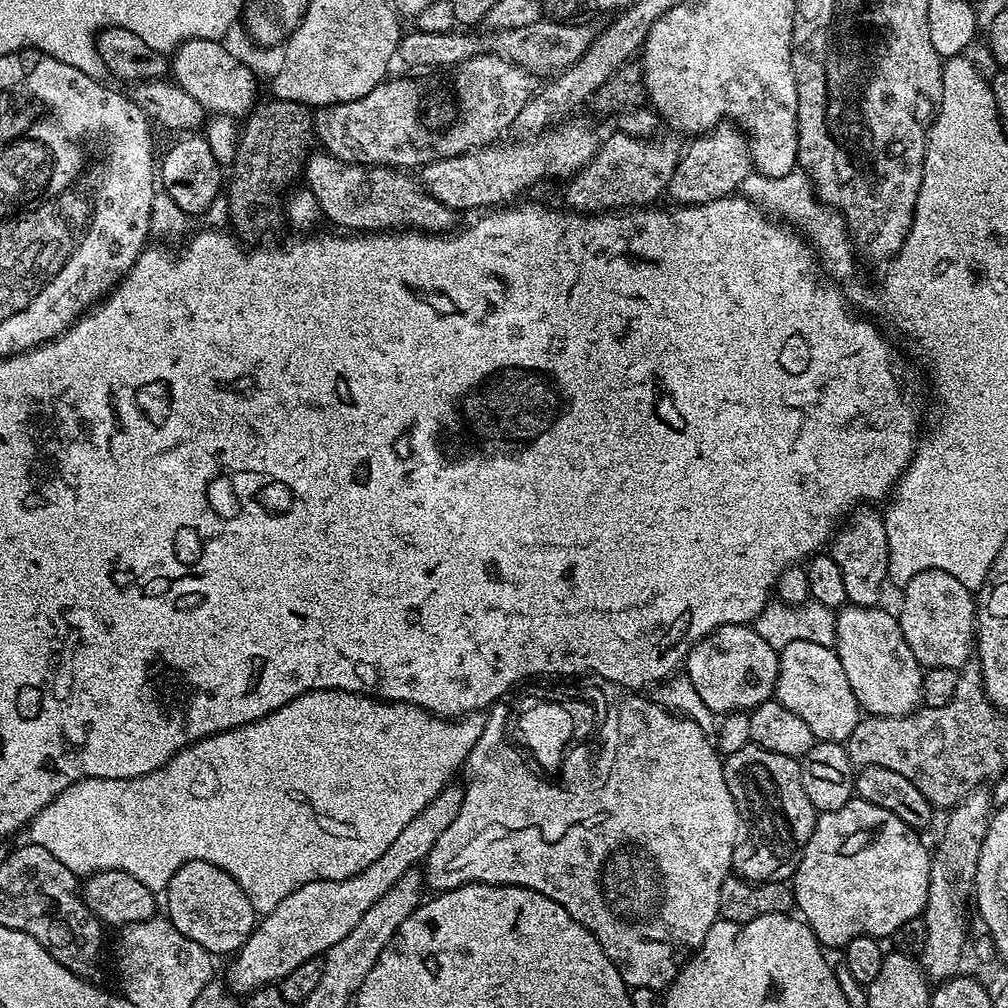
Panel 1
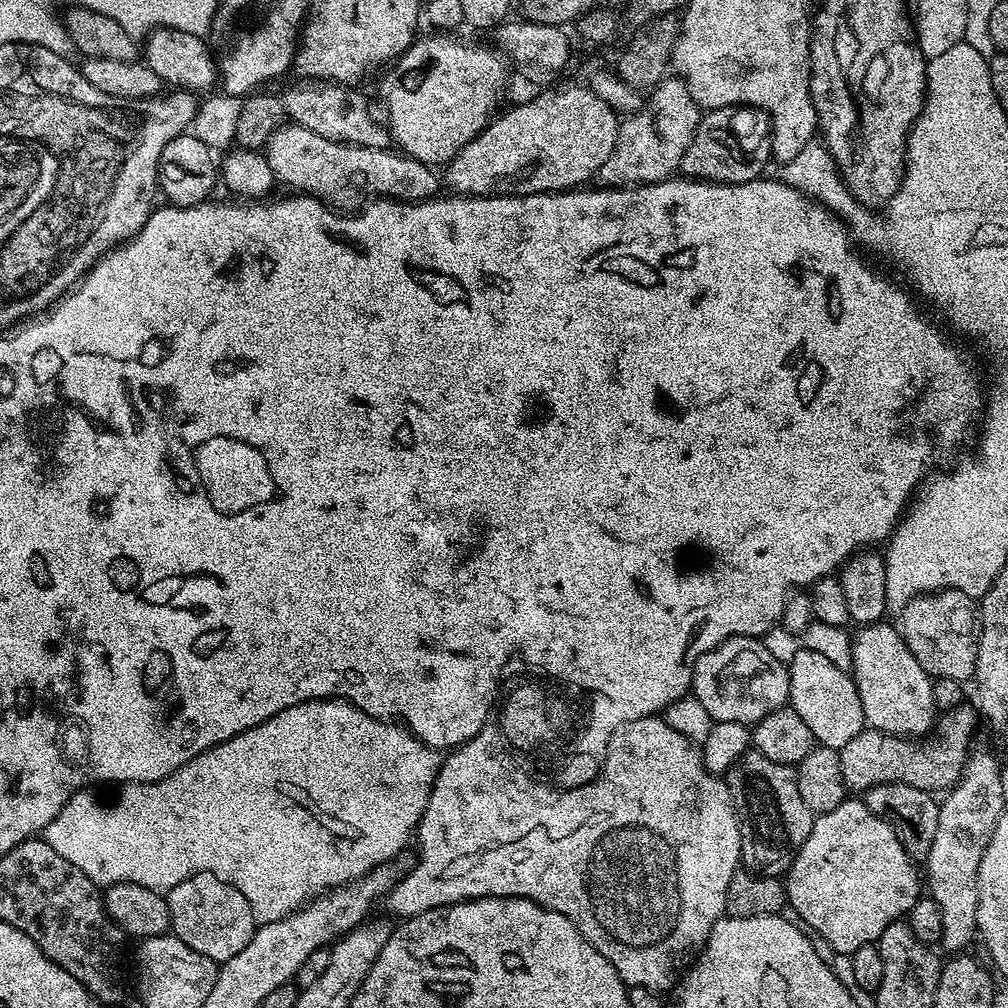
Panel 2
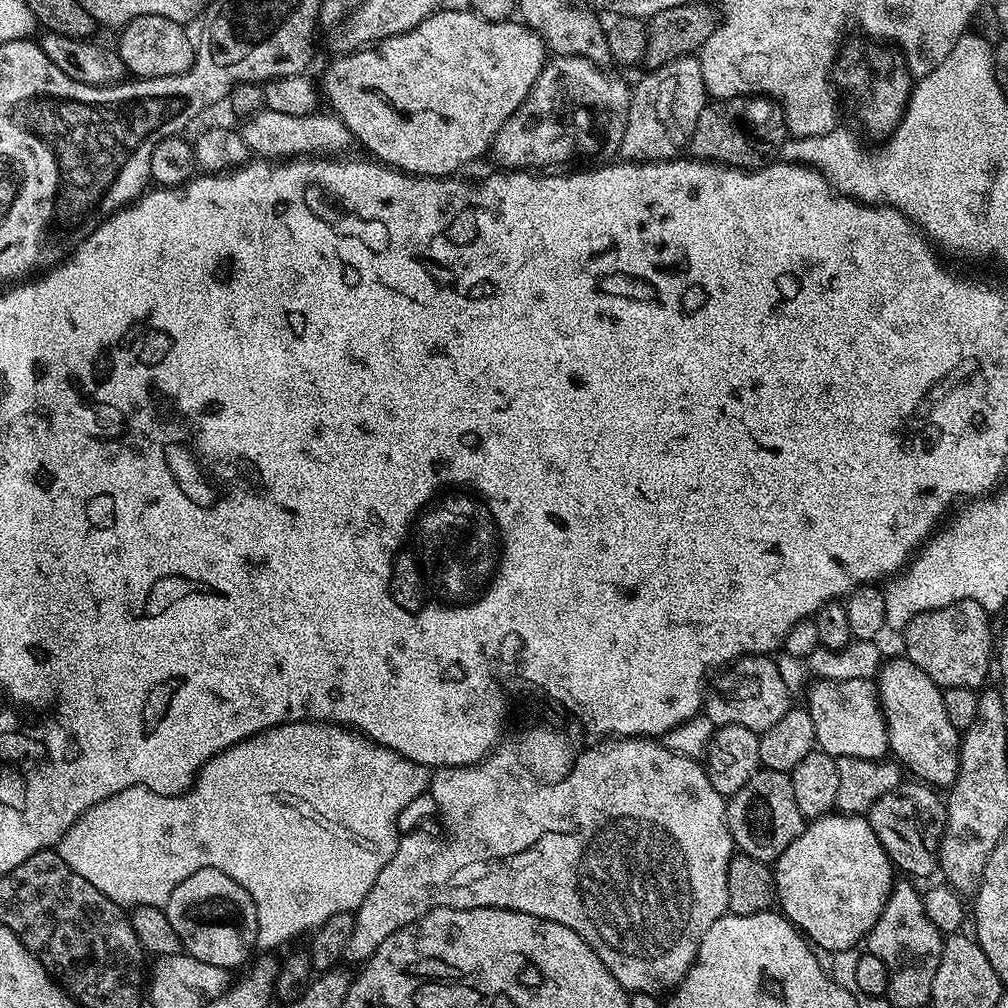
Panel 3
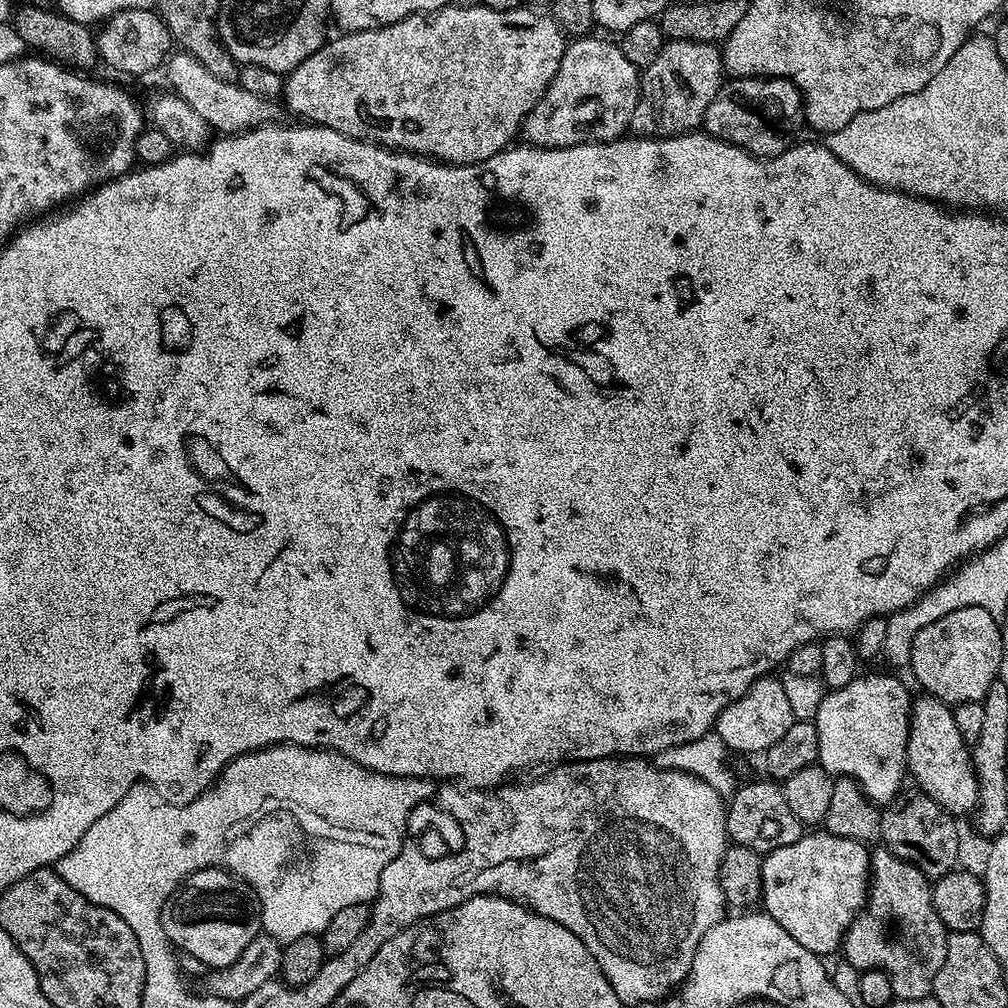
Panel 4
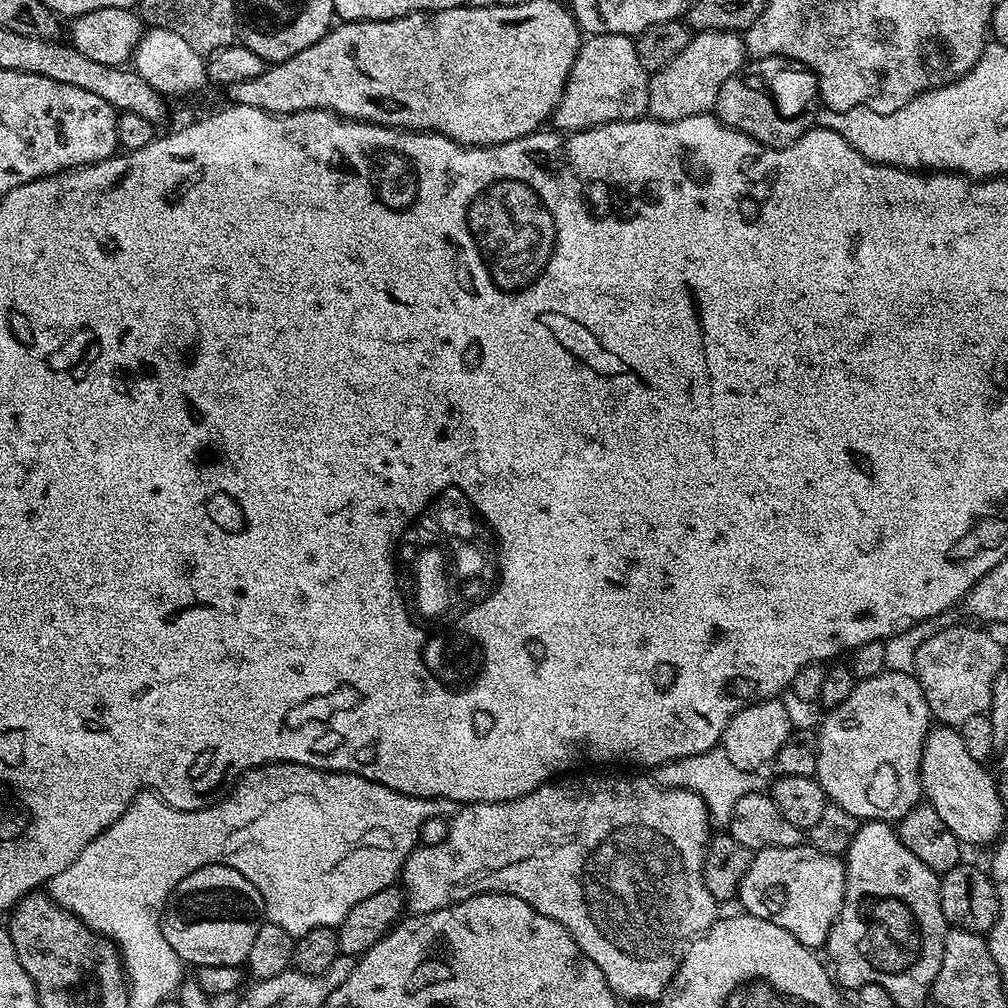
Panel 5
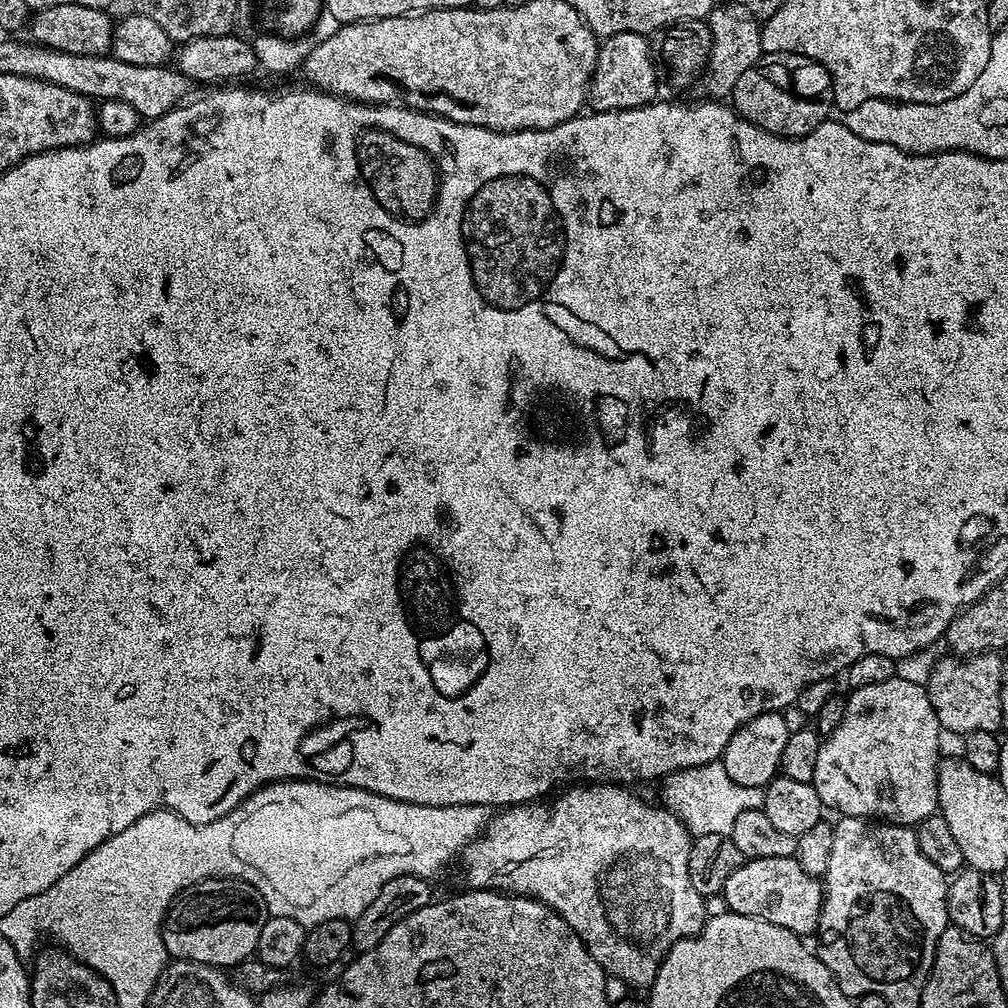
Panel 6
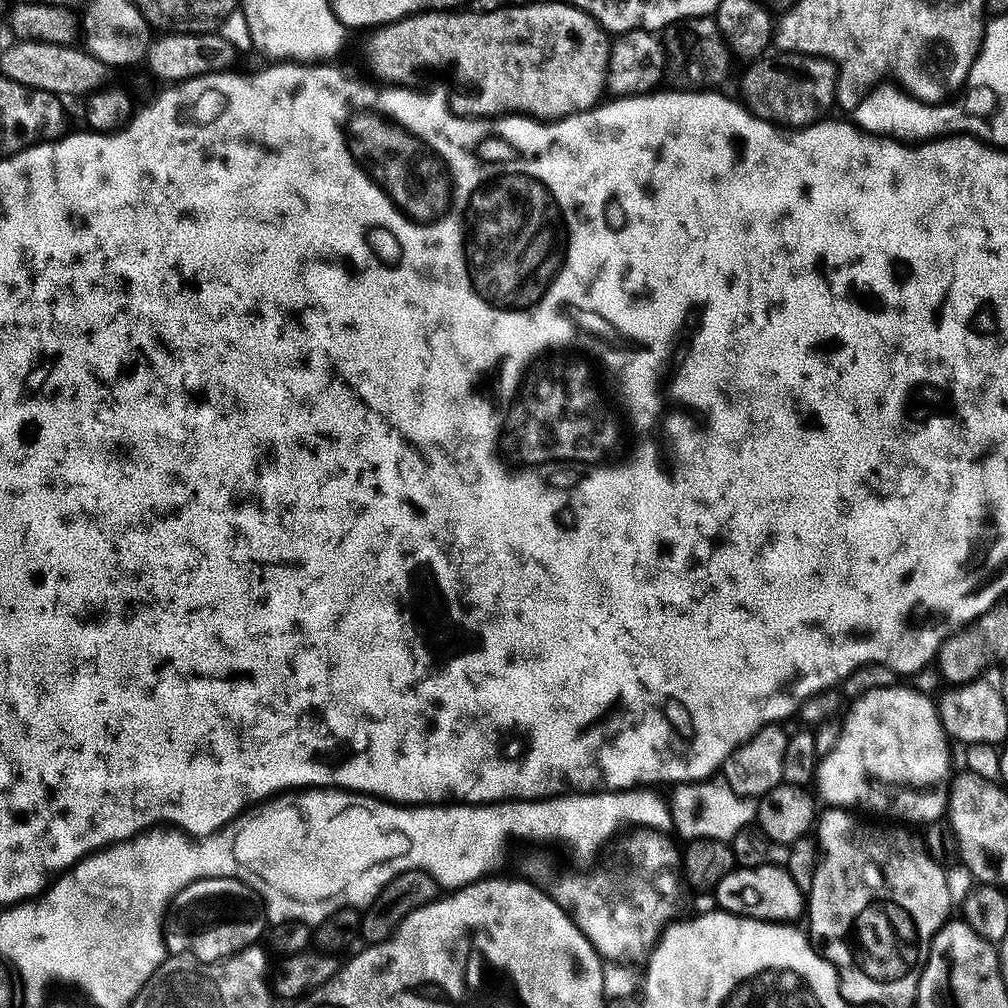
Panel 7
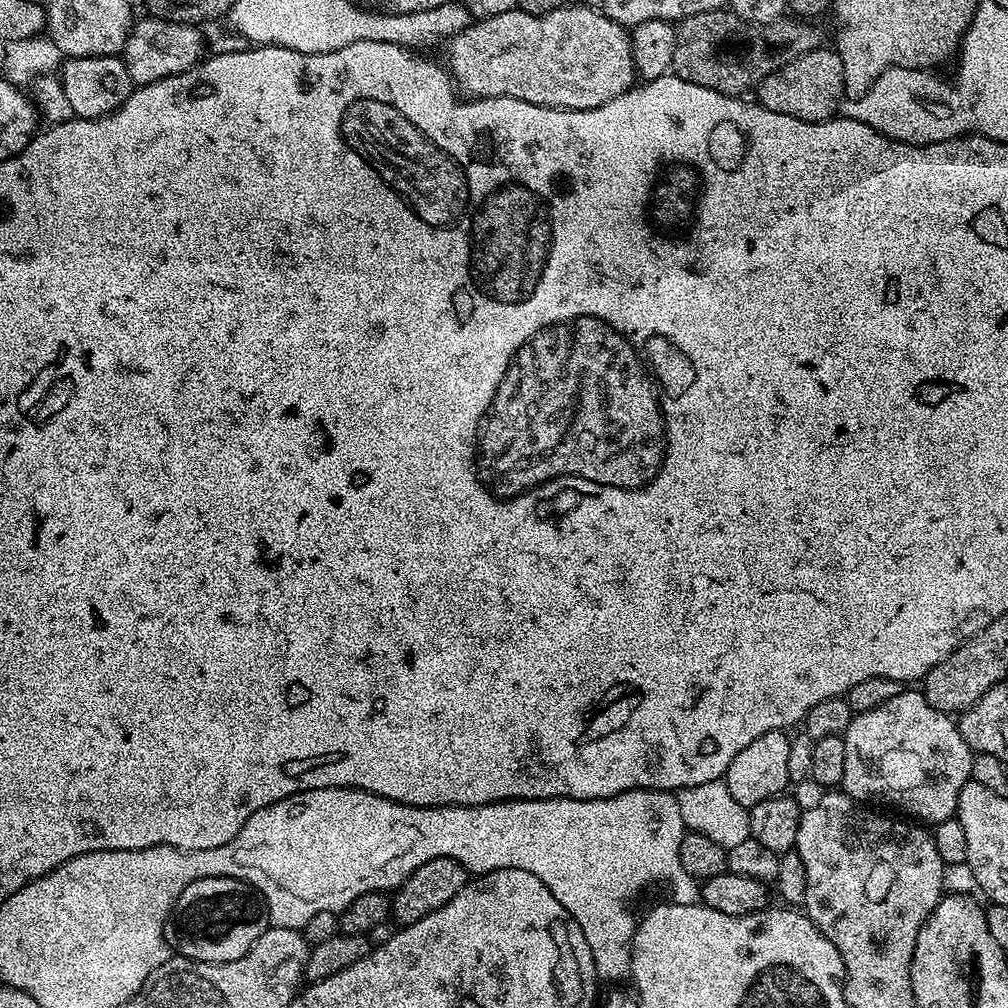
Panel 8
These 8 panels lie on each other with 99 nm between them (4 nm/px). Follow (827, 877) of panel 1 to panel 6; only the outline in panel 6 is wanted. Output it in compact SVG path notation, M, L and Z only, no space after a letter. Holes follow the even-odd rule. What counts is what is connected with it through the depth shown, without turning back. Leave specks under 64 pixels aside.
M795 856L745 859L738 870L730 874L722 895L728 911L765 920L801 938L815 933L820 908L824 905L823 883L817 877L806 874Z

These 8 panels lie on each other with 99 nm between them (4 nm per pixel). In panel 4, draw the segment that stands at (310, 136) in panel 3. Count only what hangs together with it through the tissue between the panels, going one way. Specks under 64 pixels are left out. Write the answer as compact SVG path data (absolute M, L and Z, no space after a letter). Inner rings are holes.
M176 50L169 55L162 65L164 80L173 93L185 100L201 118L204 118L212 130L220 134L246 132L249 128L259 128L262 124L270 124L281 119L282 108L275 99L250 94L238 82L222 82L206 70L199 60L190 53Z

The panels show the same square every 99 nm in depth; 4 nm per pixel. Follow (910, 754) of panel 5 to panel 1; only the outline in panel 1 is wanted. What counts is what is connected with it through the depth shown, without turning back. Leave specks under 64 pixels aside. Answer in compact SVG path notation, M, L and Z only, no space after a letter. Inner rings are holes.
M792 641L779 653L780 673L776 679L775 699L779 700L786 710L794 710L806 726L815 734L820 742L844 742L854 730L854 726L862 719L862 709L856 703L856 695L846 678L846 670L842 670L842 662L835 647L820 645L816 641Z

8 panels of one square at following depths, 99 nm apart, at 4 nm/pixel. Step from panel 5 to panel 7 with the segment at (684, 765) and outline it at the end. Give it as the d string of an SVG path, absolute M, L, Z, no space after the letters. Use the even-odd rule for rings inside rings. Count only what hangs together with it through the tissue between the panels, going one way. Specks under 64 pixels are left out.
M722 778L695 780L689 784L678 784L667 797L668 809L672 815L672 828L681 836L681 841L726 840L731 842L756 819L757 801L751 796L740 796L730 790Z

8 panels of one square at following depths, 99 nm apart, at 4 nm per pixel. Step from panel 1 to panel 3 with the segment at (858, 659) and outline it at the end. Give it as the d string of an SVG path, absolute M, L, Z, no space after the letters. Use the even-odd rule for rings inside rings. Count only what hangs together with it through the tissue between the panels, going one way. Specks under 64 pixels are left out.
M907 658L890 659L883 665L878 675L878 691L880 705L884 711L884 720L888 723L888 747L891 755L905 769L913 772L915 779L921 784L936 790L948 790L956 781L960 765L961 729L950 726L950 718L946 715L946 705L942 702L942 689L918 666L914 666Z

